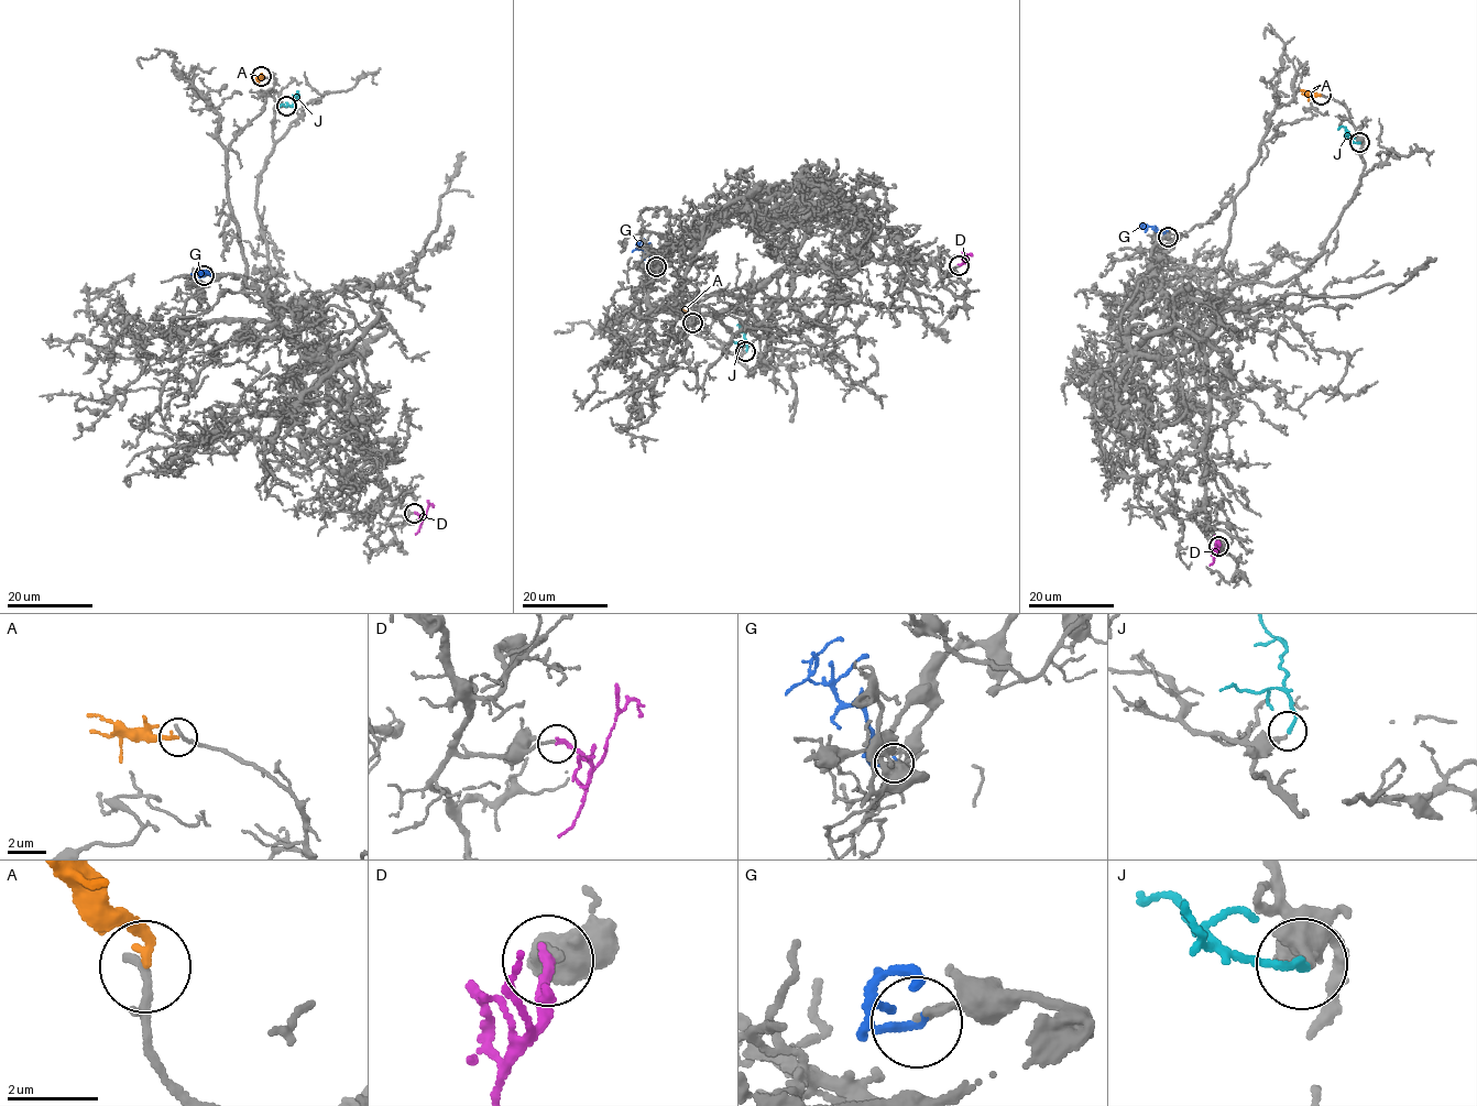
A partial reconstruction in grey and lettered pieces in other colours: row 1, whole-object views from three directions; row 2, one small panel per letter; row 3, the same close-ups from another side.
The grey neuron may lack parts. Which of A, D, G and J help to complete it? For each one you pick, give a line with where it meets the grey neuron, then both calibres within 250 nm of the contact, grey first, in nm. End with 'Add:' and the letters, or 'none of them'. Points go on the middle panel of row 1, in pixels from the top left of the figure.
D: (959, 265) | 170/200 nm
J: (745, 351) | 190/180 nm
Add: D, J

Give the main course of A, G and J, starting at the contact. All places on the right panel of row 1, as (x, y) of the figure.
A: (1321, 95), (1301, 89)
G: (1168, 237), (1145, 225), (1140, 228)
J: (1359, 142), (1350, 141), (1347, 130), (1342, 126), (1337, 129)

